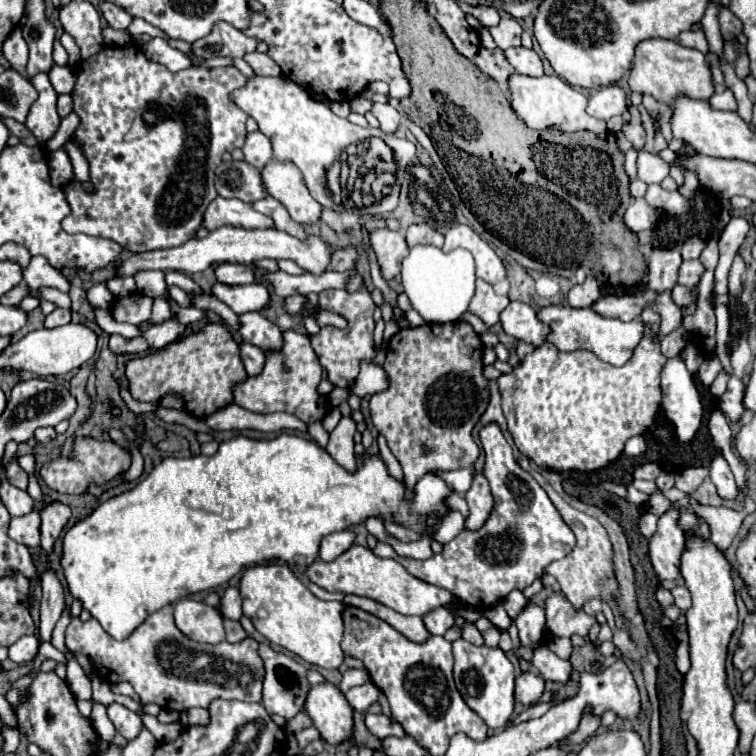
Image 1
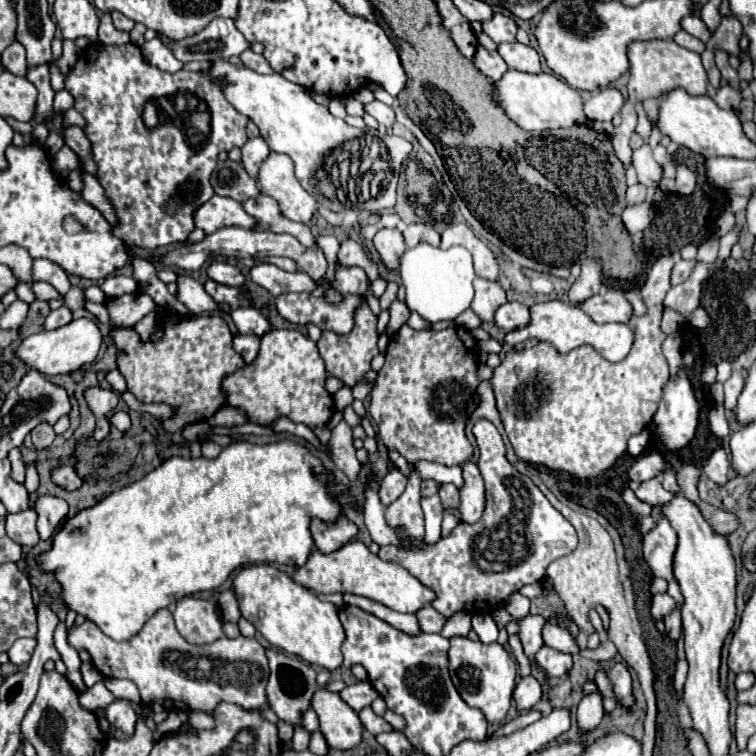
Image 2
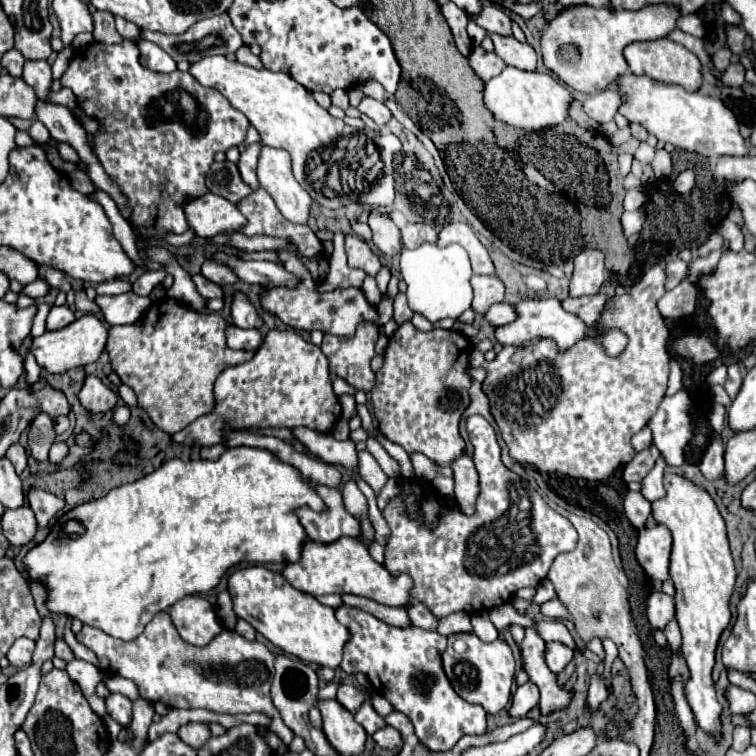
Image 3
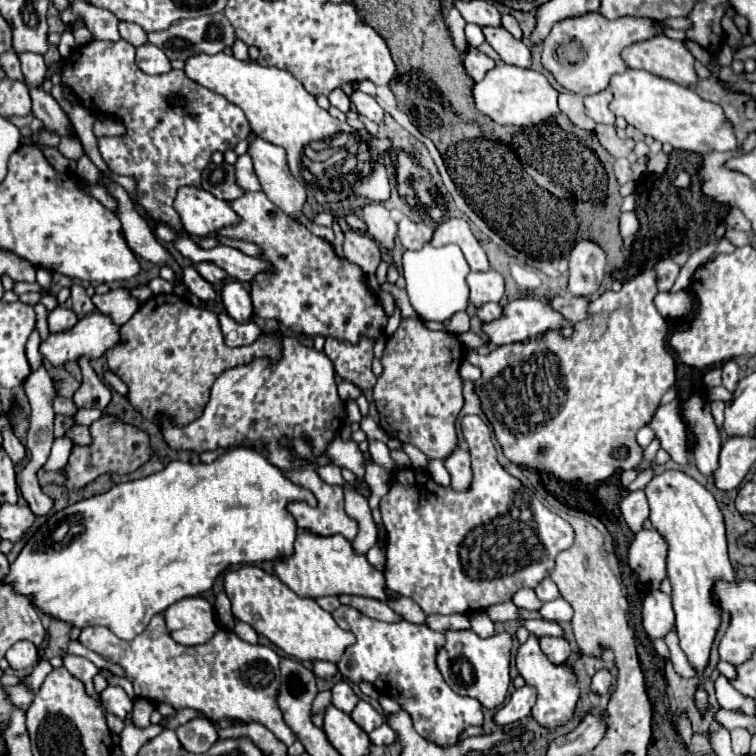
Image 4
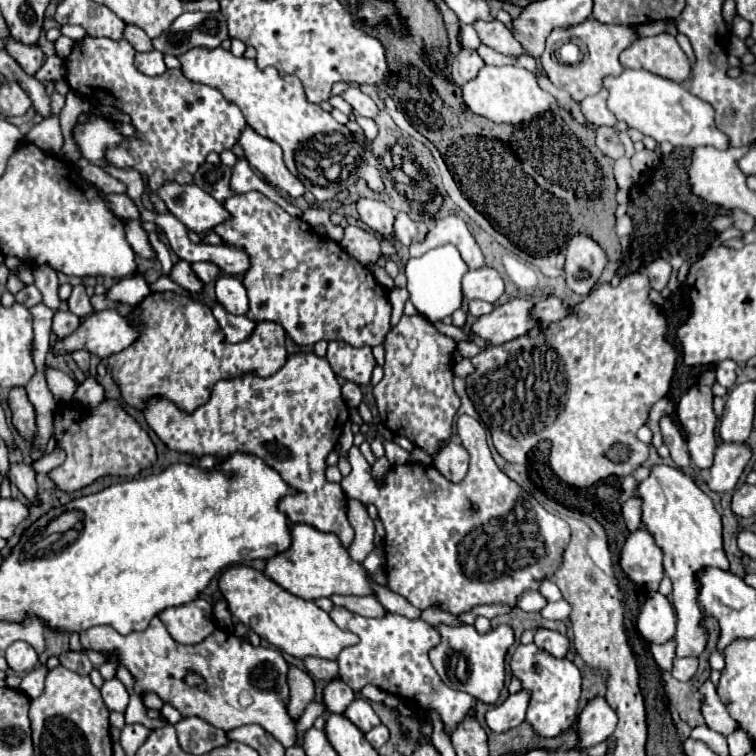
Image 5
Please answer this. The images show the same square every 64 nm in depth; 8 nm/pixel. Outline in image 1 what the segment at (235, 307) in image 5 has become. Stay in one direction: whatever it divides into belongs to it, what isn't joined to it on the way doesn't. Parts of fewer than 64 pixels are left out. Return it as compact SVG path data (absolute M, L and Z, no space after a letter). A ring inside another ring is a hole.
M244 312L240 318L240 334L242 340L260 346L262 350L272 350L282 346L282 332L276 324L266 320L260 312Z

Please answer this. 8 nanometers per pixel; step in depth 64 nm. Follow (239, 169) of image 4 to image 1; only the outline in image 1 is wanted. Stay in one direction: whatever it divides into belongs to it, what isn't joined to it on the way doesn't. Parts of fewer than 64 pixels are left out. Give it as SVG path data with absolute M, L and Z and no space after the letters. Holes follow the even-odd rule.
M252 132L246 138L246 144L242 148L244 160L254 168L264 168L272 160L272 146L270 140L262 132Z

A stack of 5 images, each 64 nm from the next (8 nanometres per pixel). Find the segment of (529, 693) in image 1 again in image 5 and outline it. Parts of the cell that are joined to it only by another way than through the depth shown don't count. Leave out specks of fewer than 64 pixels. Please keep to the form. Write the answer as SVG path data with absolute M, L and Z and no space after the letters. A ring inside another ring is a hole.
M524 690L508 696L502 704L490 706L490 710L486 712L488 728L500 734L500 732L508 732L510 728L522 724L526 716L526 706L528 706L528 694Z

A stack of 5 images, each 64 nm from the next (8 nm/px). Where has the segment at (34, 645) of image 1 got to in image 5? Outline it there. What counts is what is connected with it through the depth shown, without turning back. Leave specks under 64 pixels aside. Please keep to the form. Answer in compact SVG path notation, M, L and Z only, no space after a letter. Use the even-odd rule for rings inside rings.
M14 642L12 646L8 646L4 658L6 658L10 670L14 670L18 674L30 672L36 666L36 662L38 662L38 654L26 642Z

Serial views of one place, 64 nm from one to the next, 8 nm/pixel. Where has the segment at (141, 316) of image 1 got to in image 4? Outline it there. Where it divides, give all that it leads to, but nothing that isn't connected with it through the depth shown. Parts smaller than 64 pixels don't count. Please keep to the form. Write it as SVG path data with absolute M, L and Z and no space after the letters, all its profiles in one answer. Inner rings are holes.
M116 288L116 290L110 290L106 294L94 294L92 296L92 302L94 306L108 314L116 324L124 324L132 318L132 314L136 312L136 308L140 306L138 300L134 300L126 288Z

